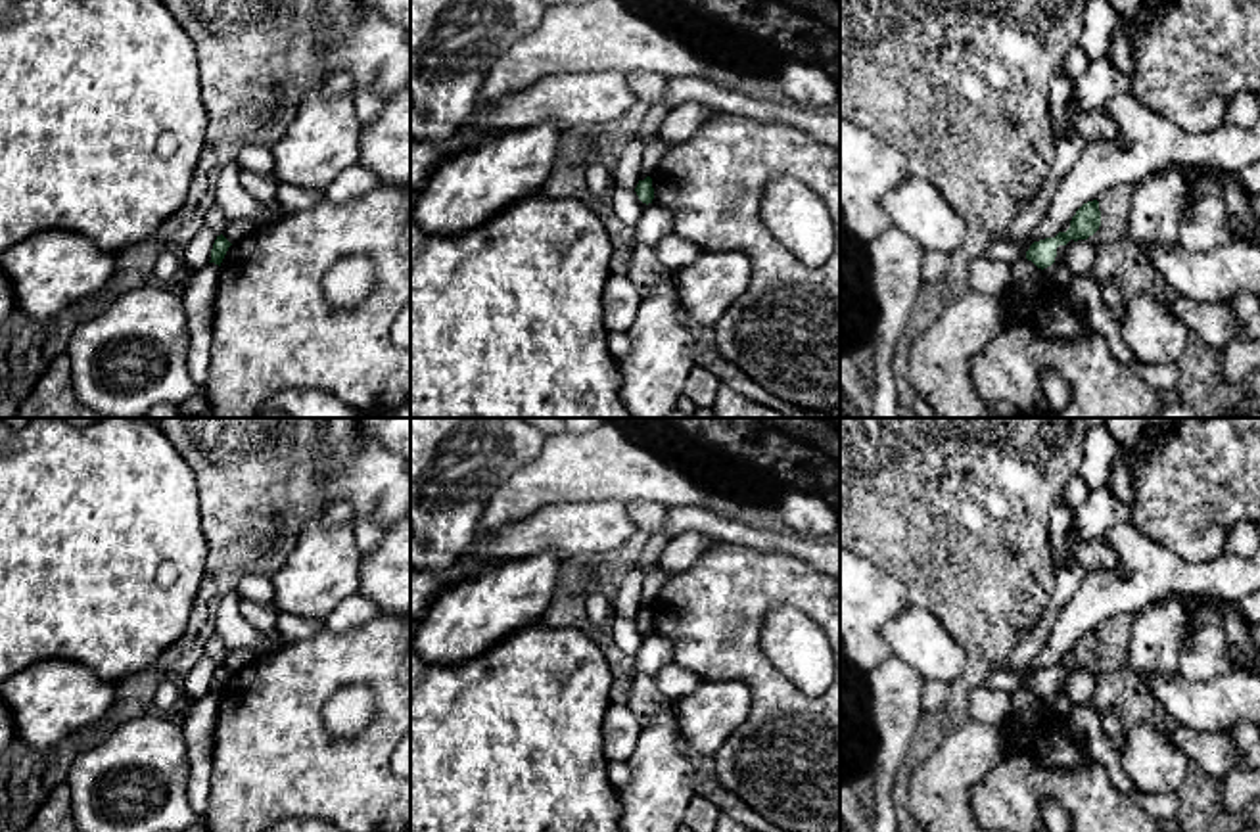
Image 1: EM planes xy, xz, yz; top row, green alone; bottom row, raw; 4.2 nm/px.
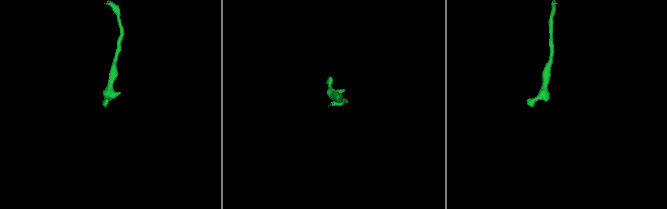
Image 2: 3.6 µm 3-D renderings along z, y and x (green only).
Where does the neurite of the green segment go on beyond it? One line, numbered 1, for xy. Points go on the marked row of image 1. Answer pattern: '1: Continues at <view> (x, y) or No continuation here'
1: No continuation here

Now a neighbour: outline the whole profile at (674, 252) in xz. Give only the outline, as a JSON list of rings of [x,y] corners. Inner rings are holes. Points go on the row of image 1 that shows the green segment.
[[[675,232],[662,238],[654,245],[654,251],[664,270],[671,272],[677,272],[679,268],[690,265],[702,255],[702,249],[696,243],[677,236]]]

